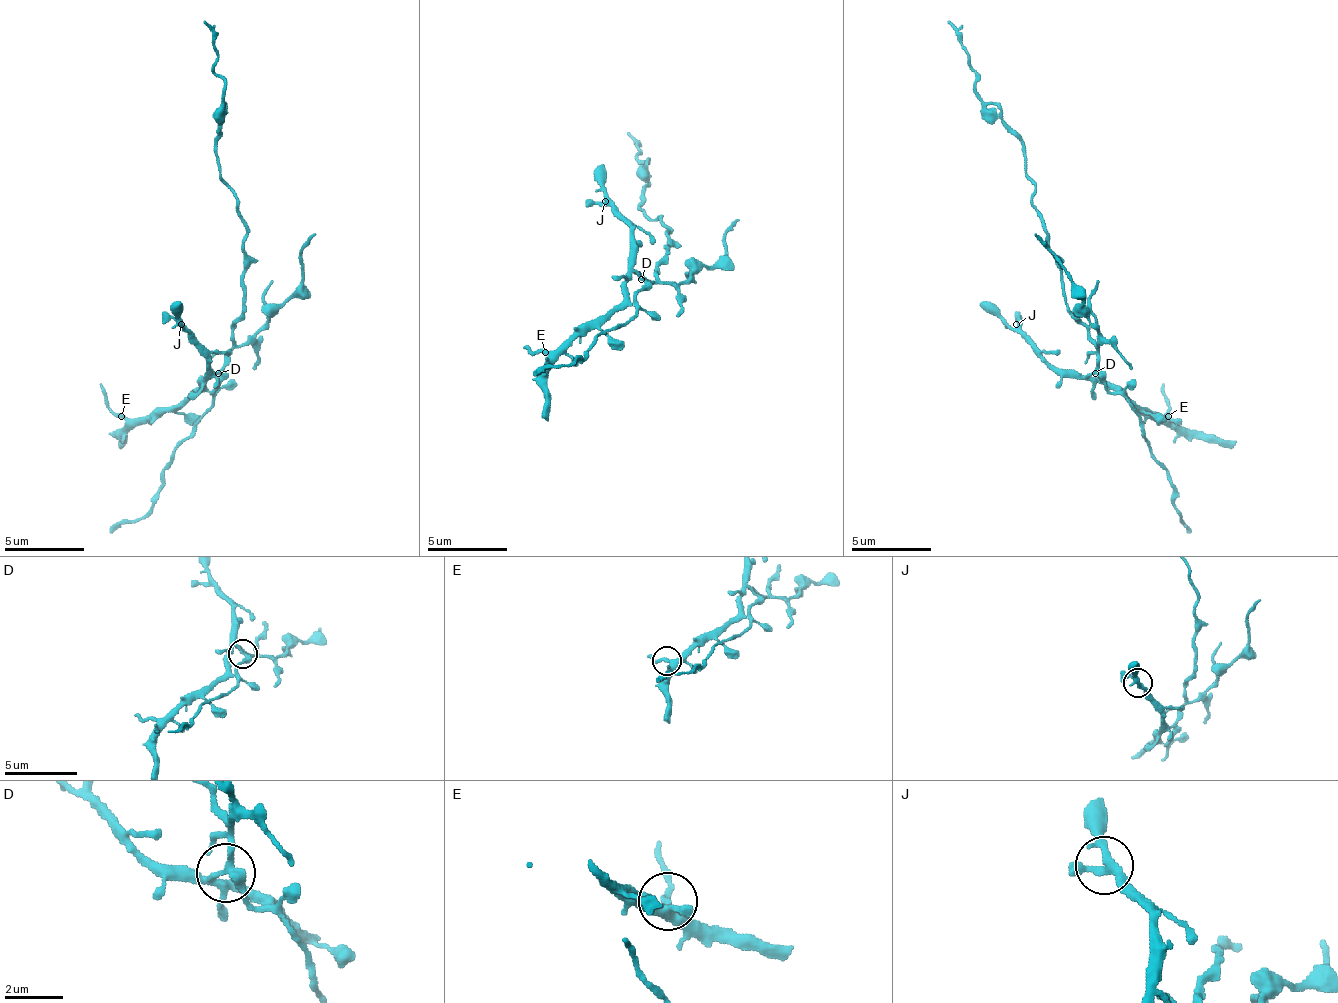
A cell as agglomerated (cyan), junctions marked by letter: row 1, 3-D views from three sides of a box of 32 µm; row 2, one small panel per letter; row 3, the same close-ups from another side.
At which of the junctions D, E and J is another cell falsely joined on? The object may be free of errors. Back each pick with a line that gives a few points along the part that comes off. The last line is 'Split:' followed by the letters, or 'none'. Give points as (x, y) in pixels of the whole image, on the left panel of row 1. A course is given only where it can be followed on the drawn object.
D: course (217, 372), (245, 300), (245, 221), (237, 193), (217, 169), (225, 89), (213, 65), (213, 33), (205, 21)
Split: D

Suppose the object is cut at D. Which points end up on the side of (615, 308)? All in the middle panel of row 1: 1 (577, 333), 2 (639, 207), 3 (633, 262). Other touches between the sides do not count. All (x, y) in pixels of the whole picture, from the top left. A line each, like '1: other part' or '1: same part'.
1: same part
2: other part
3: same part

